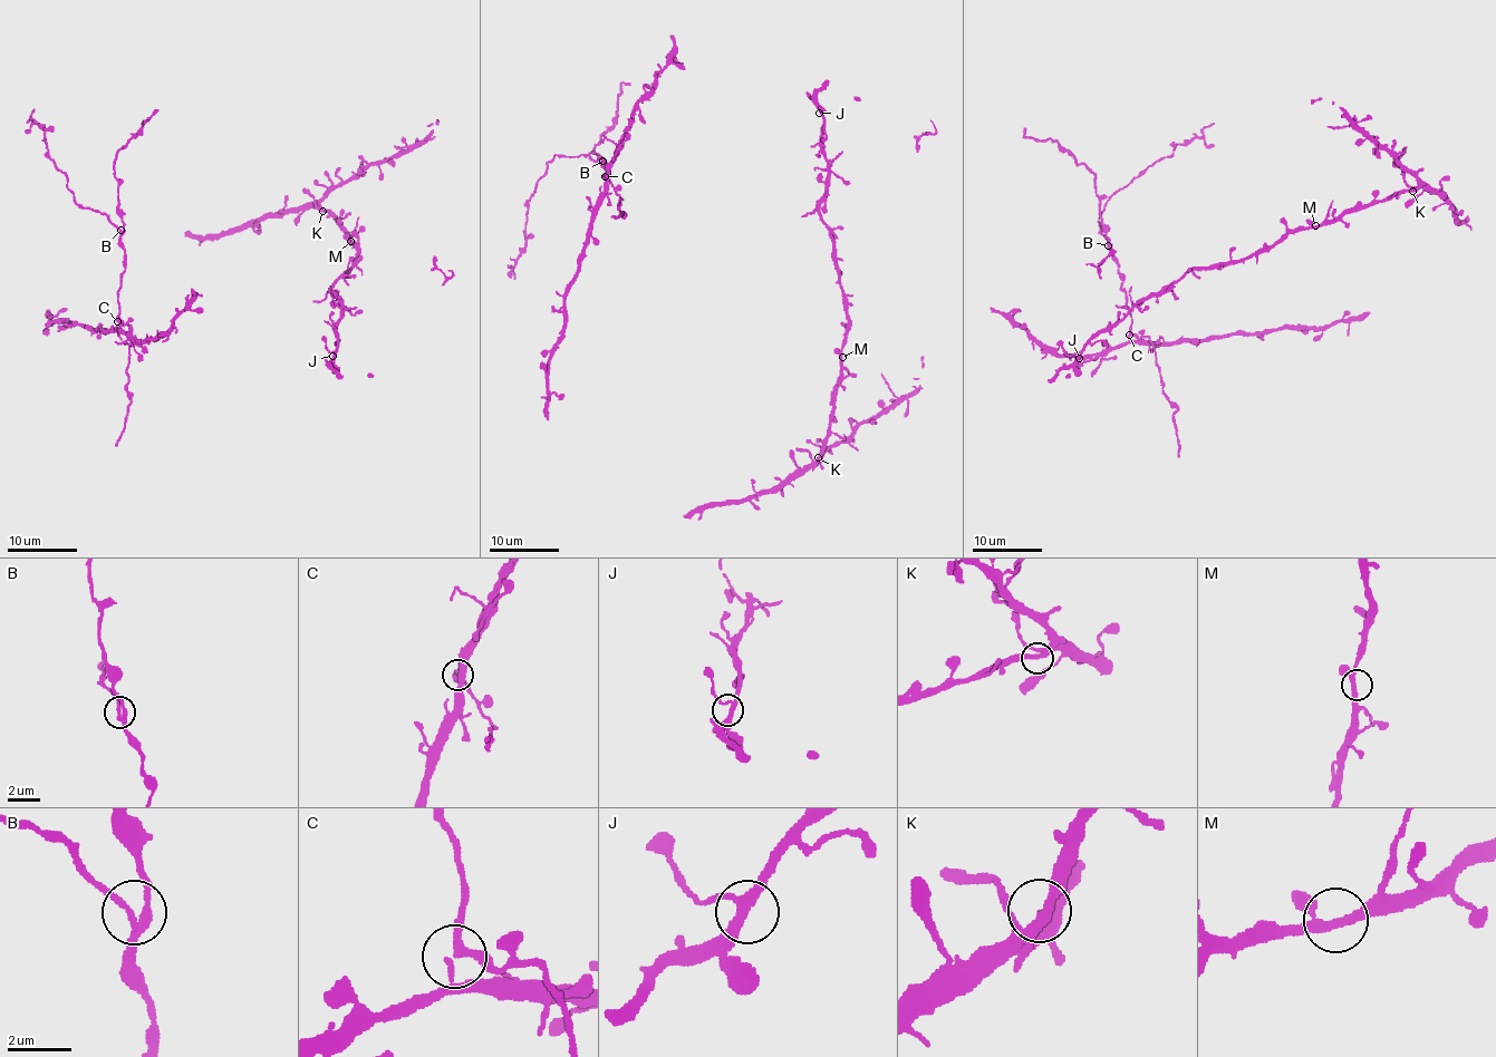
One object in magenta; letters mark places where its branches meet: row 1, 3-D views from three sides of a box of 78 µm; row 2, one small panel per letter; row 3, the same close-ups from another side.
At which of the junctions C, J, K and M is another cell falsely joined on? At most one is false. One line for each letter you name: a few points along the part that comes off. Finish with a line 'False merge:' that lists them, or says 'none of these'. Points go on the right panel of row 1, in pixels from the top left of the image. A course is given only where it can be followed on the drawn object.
False merge: none of these

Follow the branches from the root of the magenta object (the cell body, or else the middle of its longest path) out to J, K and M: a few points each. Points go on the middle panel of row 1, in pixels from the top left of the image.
J: (811, 99), (820, 109), (819, 113)
K: (811, 99), (822, 113), (827, 161), (819, 215), (830, 230), (848, 321), (830, 430), (818, 457)
M: (811, 99), (822, 113), (821, 152), (827, 161), (827, 199), (819, 215), (830, 230), (848, 321), (842, 357)

